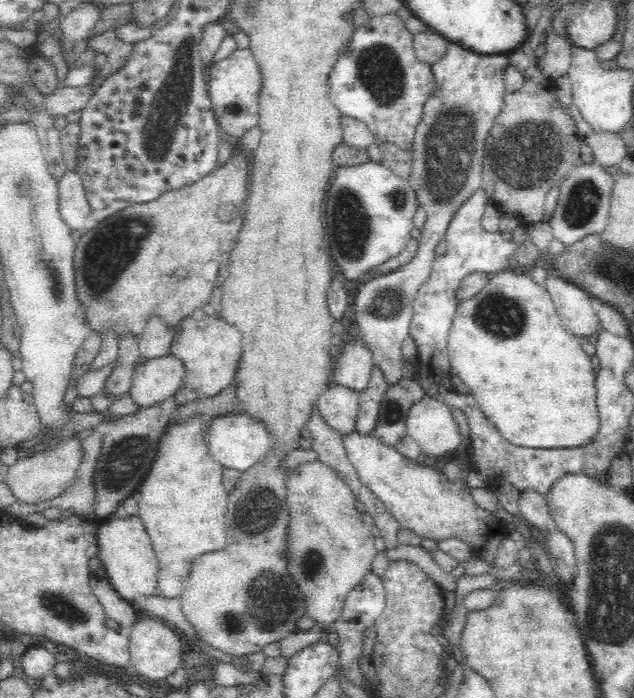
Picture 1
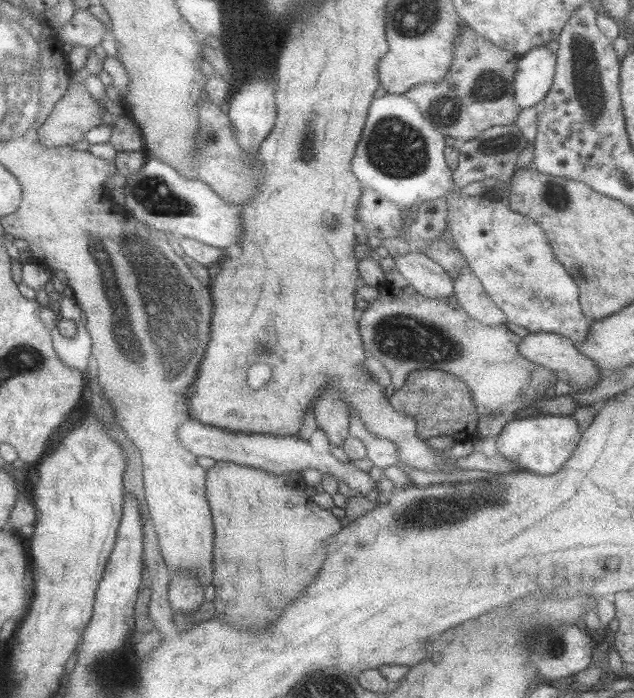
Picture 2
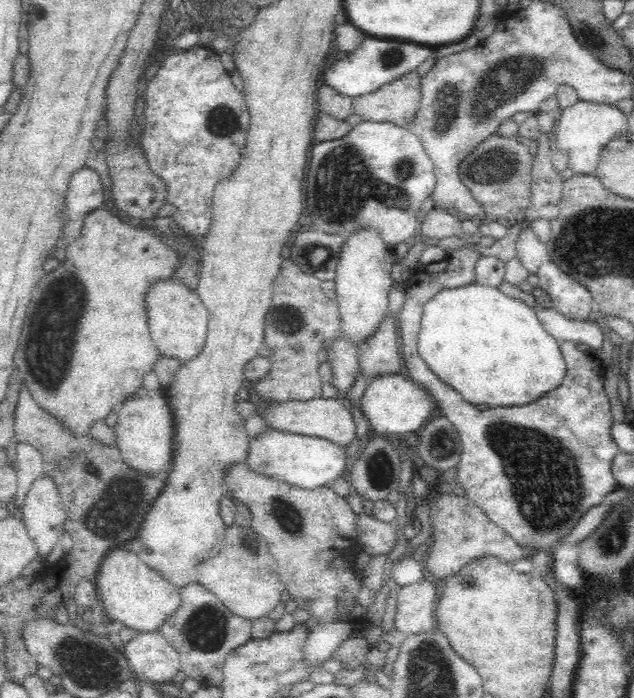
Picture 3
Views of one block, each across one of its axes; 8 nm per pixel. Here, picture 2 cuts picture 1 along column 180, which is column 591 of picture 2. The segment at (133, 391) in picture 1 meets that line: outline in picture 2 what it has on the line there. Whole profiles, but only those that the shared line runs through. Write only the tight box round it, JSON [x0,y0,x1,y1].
[517,333,602,390]

